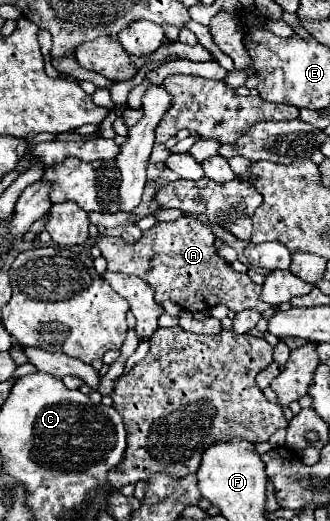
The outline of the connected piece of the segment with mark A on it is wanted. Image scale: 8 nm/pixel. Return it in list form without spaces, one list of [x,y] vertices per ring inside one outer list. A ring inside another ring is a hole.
[[[182,215],[170,223],[156,223],[142,233],[136,243],[126,243],[122,237],[96,237],[95,245],[108,261],[110,271],[122,271],[144,279],[154,289],[158,305],[174,301],[192,313],[206,311],[220,303],[234,313],[244,309],[256,309],[262,313],[270,309],[270,305],[260,299],[260,285],[252,283],[248,275],[236,273],[232,265],[218,255],[214,241],[216,235],[206,223],[192,215]]]

